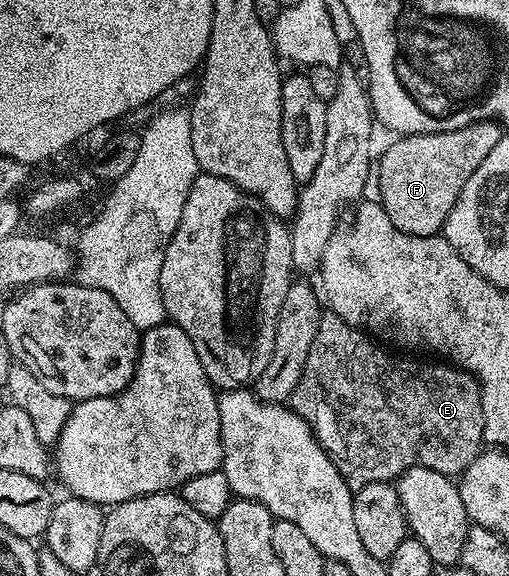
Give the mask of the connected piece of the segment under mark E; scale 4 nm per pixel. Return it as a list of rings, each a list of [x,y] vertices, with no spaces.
[[[331,312],[321,313],[318,330],[314,332],[314,342],[310,344],[310,356],[306,356],[302,376],[288,401],[291,409],[309,423],[313,432],[316,433],[320,447],[327,452],[330,460],[338,468],[340,475],[347,480],[348,487],[354,492],[361,490],[362,487],[371,482],[392,482],[415,466],[434,468],[434,472],[442,472],[449,476],[463,474],[464,469],[482,453],[482,447],[485,445],[480,381],[473,374],[460,369],[459,366],[445,364],[440,360],[432,360],[436,362],[419,362],[416,358],[399,358],[396,354],[387,354],[379,345],[383,346],[379,341],[369,337],[365,331],[359,330],[357,326],[346,324],[346,320],[342,320],[337,314]]]

